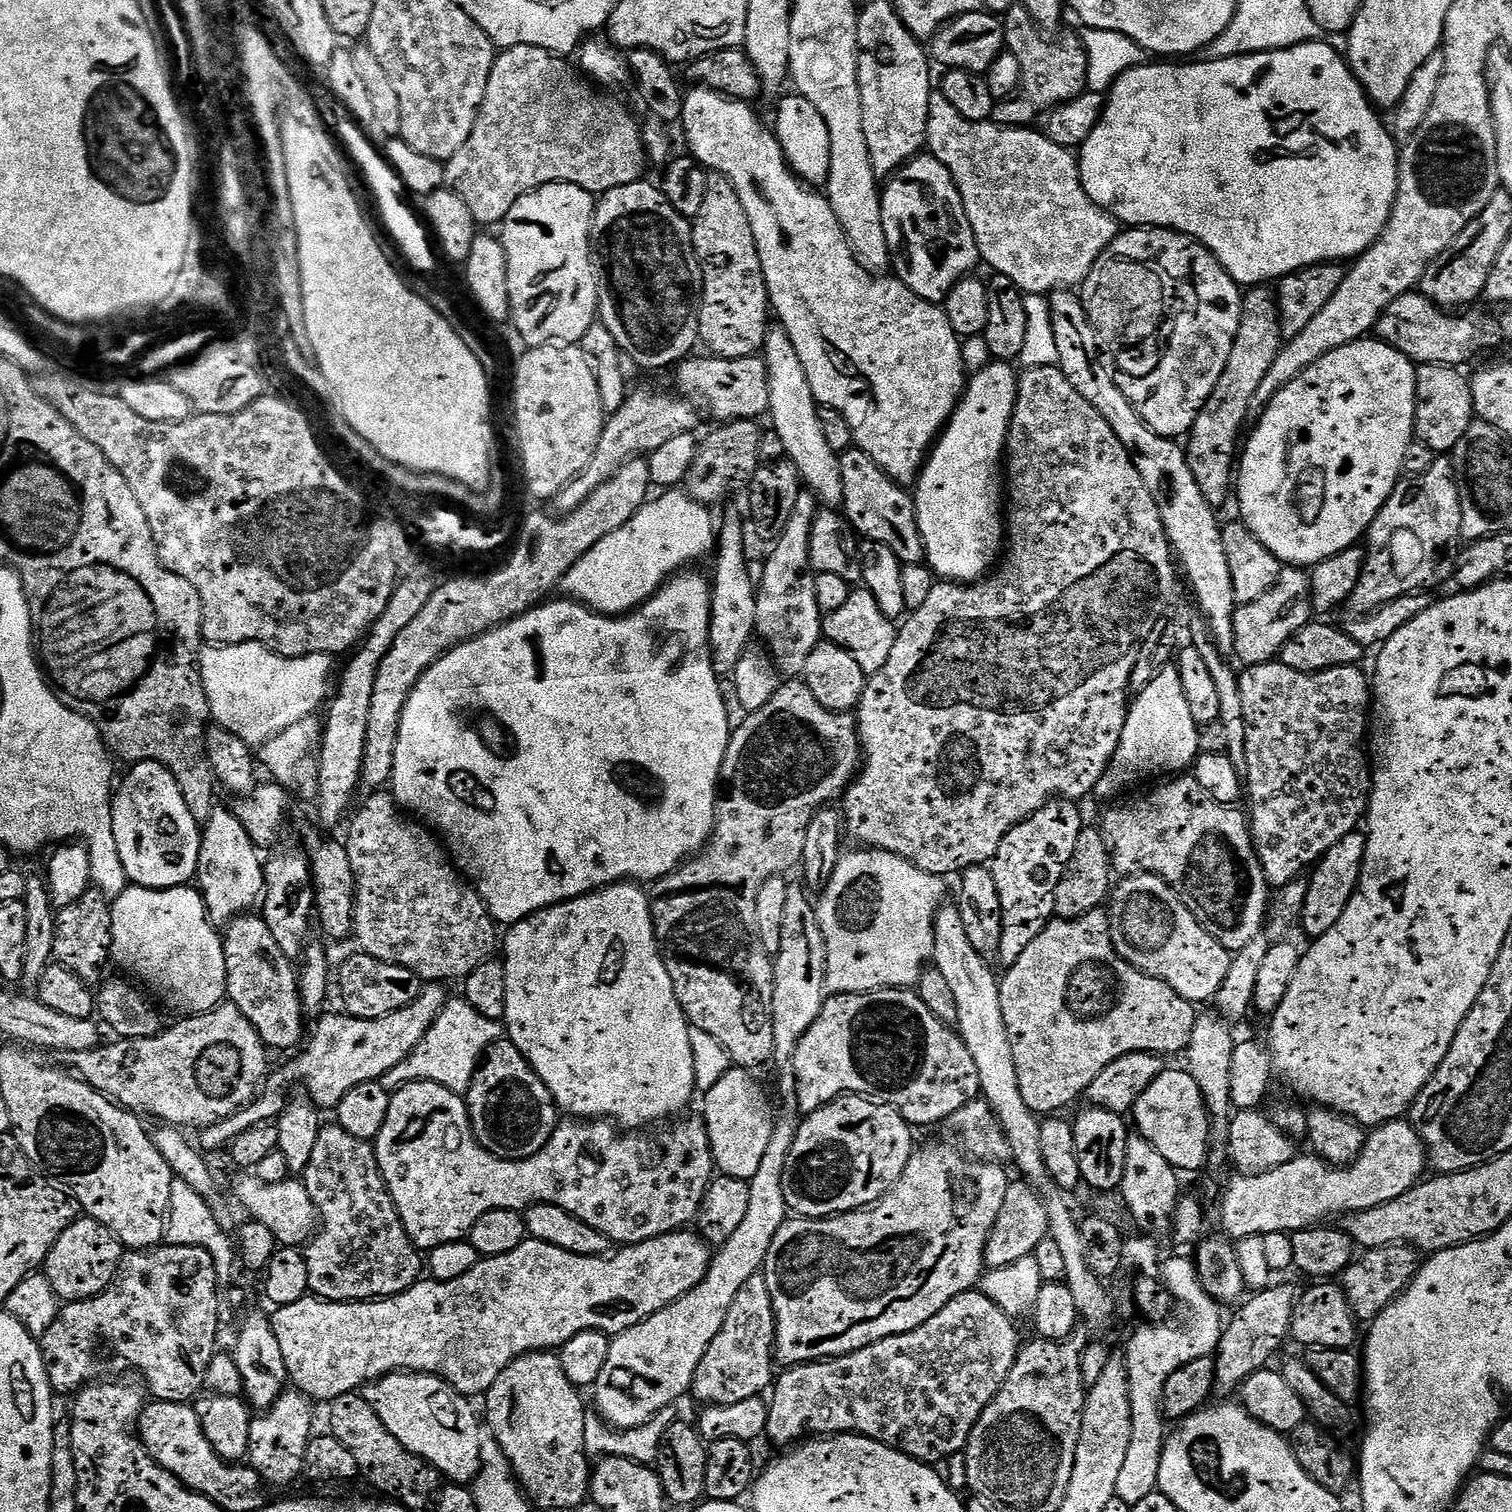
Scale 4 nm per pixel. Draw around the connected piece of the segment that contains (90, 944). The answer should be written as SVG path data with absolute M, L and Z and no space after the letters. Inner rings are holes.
M89 890L82 898L78 898L78 902L57 911L52 946L55 963L63 964L78 978L96 982L105 975L104 967L110 964L111 951L112 910L109 901L99 891Z

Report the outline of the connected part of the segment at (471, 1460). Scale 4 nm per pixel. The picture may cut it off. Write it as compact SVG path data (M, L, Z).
M393 1372L367 1385L362 1395L405 1450L421 1456L445 1481L468 1486L480 1475L484 1449L480 1440L481 1417L480 1420L476 1417L473 1401L441 1376L431 1376L428 1372Z

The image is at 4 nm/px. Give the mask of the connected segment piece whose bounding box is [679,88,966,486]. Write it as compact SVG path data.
M697 88L698 90L694 92L688 92L687 95L684 97L684 109L680 112L680 119L679 123L681 125L684 124L684 136L688 139L688 148L687 151L691 153L691 155L695 156L697 160L700 161L701 165L705 169L716 170L716 176L723 178L731 184L733 190L738 194L738 202L742 202L742 210L746 210L746 218L750 222L750 230L754 234L754 242L756 243L756 249L758 250L758 258L762 262L762 274L764 275L764 281L766 282L766 286L768 287L768 301L770 303L771 311L780 318L779 323L783 326L786 330L786 334L790 338L790 342L794 346L794 350L798 354L798 362L802 362L802 370L806 370L806 378L810 382L810 390L814 394L814 398L816 399L817 405L823 406L825 408L833 408L837 414L842 417L846 423L850 426L850 430L852 431L852 439L854 441L855 447L861 448L868 457L873 460L877 466L888 475L891 480L895 484L901 486L912 486L917 483L918 477L930 455L930 449L935 445L939 435L941 432L944 431L947 423L949 420L952 419L952 413L956 410L956 405L959 404L961 396L964 394L964 389L966 387L966 369L964 367L964 359L962 358L962 350L960 349L960 345L962 343L961 337L956 335L956 331L954 330L954 326L950 326L950 318L946 318L946 314L944 313L943 307L939 304L931 304L929 300L923 300L922 298L918 298L916 295L911 292L907 288L903 282L900 281L898 278L893 278L891 275L888 277L888 274L880 275L880 274L873 274L868 271L867 268L863 268L860 263L856 260L856 255L852 252L852 248L848 245L848 240L844 236L844 231L842 230L842 226L838 222L838 218L832 213L832 208L828 204L827 195L821 194L820 196L818 193L819 191L813 190L809 185L805 184L803 180L800 179L798 176L794 176L792 174L792 169L788 166L788 161L785 159L783 152L780 149L780 144L776 140L775 131L771 127L768 128L766 125L762 124L753 114L752 114L752 104L745 102L739 98L729 98L727 96L721 95L720 92L715 92L712 89L705 89L705 88Z

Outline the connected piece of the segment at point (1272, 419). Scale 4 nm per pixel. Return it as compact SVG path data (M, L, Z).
M1379 338L1355 340L1353 344L1330 350L1322 358L1318 358L1318 362L1314 362L1302 374L1298 374L1294 382L1282 386L1282 390L1278 390L1278 394L1274 394L1272 401L1259 413L1260 421L1252 433L1247 433L1248 441L1246 436L1238 456L1238 471L1234 476L1234 504L1236 500L1237 506L1240 507L1239 519L1250 530L1250 534L1267 552L1274 554L1274 558L1280 561L1281 565L1307 569L1353 547L1358 541L1356 539L1359 536L1361 539L1367 533L1368 527L1395 490L1397 480L1401 479L1402 458L1406 454L1406 446L1414 443L1416 369L1417 365Z

